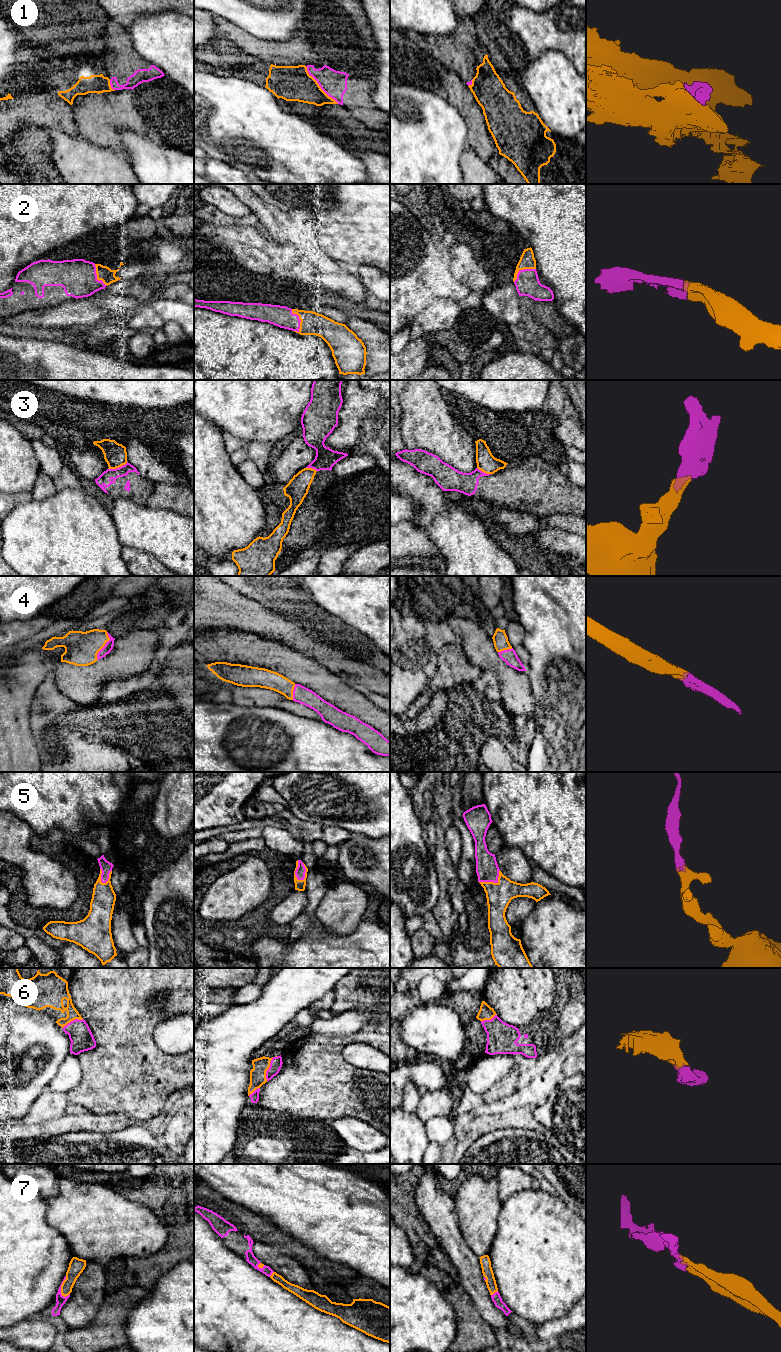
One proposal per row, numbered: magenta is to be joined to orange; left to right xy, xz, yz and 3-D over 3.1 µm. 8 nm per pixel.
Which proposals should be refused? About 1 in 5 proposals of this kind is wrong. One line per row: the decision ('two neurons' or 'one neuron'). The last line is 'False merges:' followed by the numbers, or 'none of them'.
1: one neuron
2: one neuron
3: two neurons
4: one neuron
5: one neuron
6: one neuron
7: one neuron
False merges: 3

